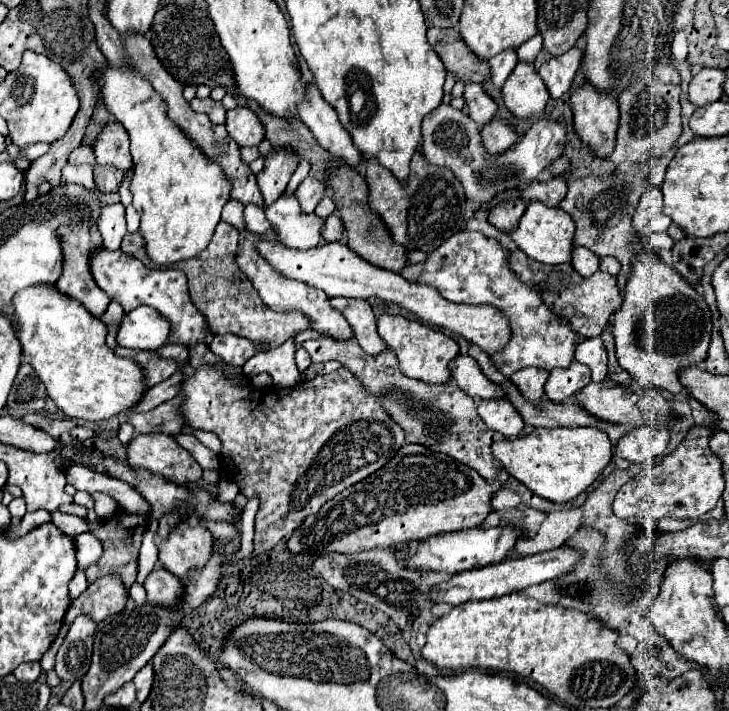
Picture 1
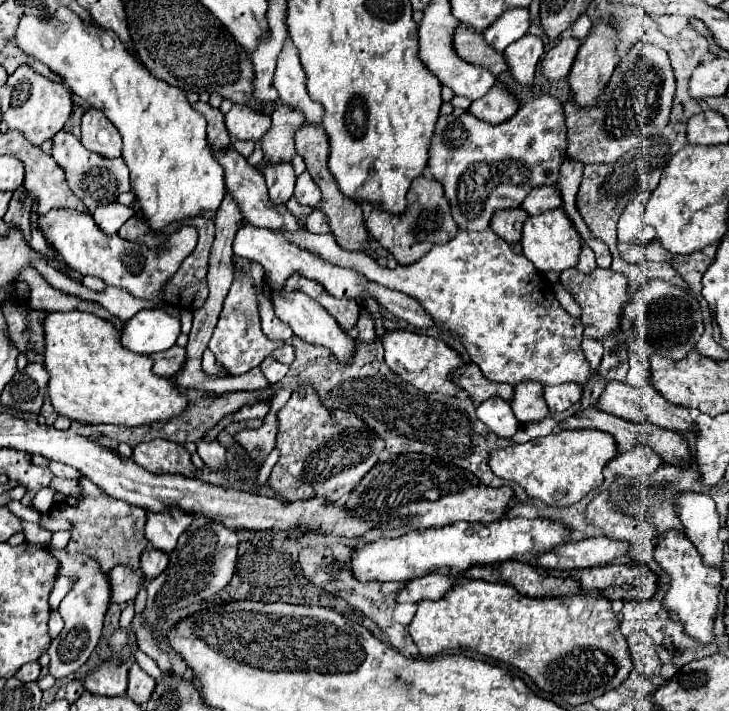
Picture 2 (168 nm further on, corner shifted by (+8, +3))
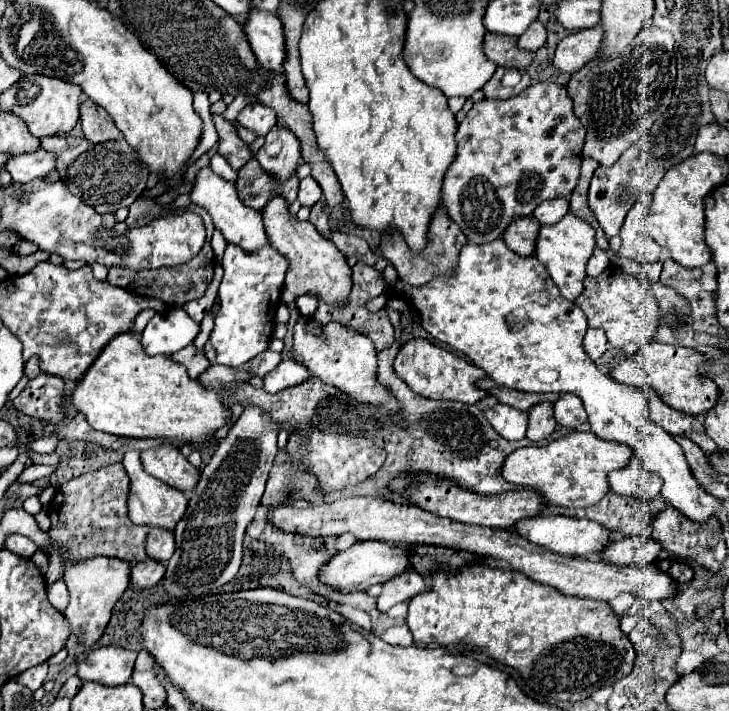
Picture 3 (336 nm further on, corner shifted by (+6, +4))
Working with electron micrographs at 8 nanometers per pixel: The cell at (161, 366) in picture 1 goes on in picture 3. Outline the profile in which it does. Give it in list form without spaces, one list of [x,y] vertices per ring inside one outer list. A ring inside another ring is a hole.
[[[186,346],[184,350],[178,350],[176,354],[172,354],[172,358],[174,358],[174,362],[184,364],[184,368],[192,380],[196,380],[210,366],[204,352],[196,350],[194,346]]]

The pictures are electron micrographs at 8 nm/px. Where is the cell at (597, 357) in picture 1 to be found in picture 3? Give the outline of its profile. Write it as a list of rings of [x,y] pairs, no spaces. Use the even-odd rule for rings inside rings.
[[[588,328],[586,336],[584,336],[584,350],[588,350],[588,356],[592,360],[598,360],[608,350],[608,340],[606,340],[604,330]]]

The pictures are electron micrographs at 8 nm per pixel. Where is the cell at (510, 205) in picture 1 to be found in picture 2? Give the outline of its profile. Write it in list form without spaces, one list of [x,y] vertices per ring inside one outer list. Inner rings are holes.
[[[510,209],[510,211],[498,211],[490,223],[490,229],[506,239],[506,243],[520,243],[522,239],[522,227],[528,219],[528,213],[524,209]]]

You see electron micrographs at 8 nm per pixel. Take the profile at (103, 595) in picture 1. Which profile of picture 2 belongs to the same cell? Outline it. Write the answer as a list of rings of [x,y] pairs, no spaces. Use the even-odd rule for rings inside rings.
[[[114,567],[110,571],[110,585],[112,585],[112,603],[126,603],[132,601],[138,591],[144,587],[146,577],[130,567]]]

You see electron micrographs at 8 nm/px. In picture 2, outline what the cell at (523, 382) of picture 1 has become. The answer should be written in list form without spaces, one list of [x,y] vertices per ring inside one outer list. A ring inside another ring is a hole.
[[[520,383],[514,389],[516,389],[516,393],[514,393],[514,399],[510,405],[512,405],[512,411],[520,423],[538,423],[550,415],[546,401],[544,401],[544,387],[538,387],[538,383]]]

